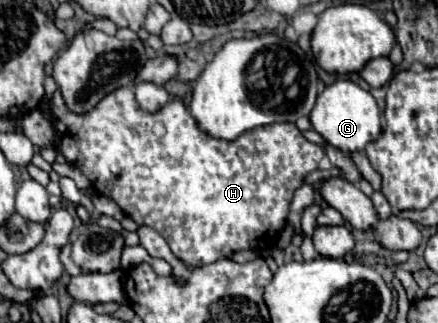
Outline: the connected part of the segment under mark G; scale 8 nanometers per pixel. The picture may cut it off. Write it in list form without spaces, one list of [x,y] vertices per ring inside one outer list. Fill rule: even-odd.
[[[337,80],[335,84],[327,86],[317,96],[315,108],[311,110],[309,118],[311,118],[313,130],[319,132],[327,144],[331,144],[333,148],[345,154],[365,150],[365,146],[377,140],[381,134],[381,112],[375,98],[367,90],[353,84],[351,80]]]

